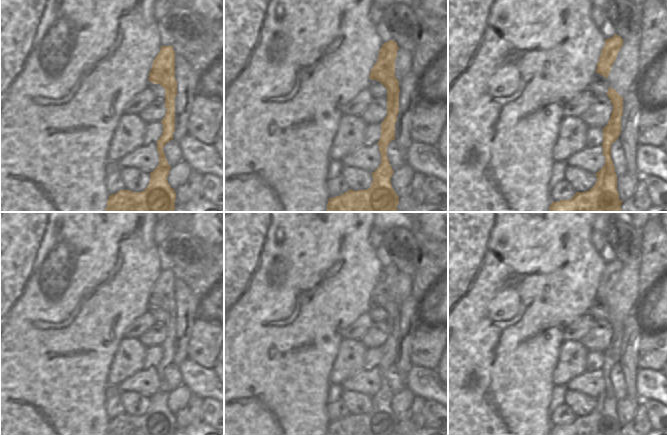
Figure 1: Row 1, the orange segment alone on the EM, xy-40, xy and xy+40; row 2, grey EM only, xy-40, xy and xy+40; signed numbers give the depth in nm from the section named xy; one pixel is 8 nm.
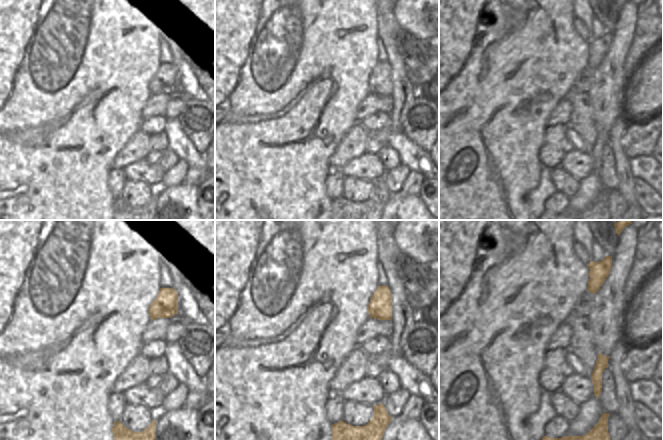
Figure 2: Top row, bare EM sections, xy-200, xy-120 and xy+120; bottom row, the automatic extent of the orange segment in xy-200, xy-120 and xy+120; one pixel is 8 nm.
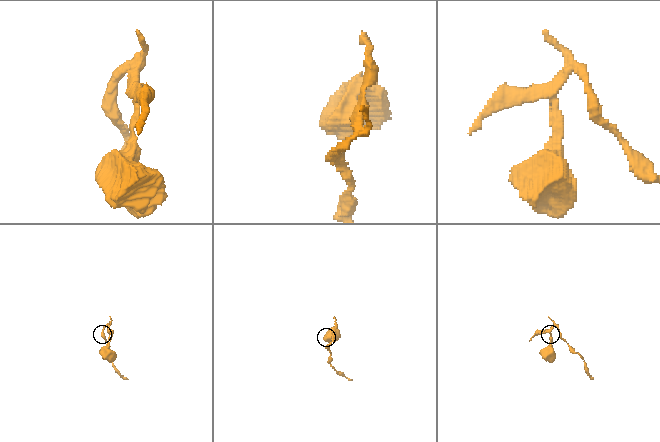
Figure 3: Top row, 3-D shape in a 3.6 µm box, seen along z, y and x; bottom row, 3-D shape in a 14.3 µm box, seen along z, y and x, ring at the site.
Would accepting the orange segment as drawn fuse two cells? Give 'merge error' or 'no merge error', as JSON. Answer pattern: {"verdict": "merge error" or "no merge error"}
{"verdict": "merge error"}

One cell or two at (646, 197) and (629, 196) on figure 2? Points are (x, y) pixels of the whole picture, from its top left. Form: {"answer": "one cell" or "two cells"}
{"answer": "two cells"}

